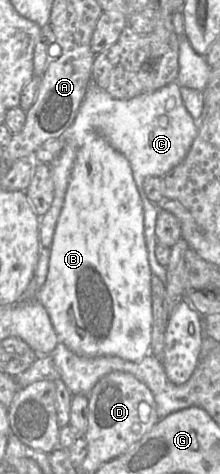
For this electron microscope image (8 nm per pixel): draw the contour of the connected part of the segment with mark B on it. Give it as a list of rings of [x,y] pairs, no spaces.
[[[100,134],[90,136],[78,149],[64,197],[64,203],[59,214],[54,239],[51,246],[48,273],[42,288],[36,294],[35,300],[46,309],[59,343],[63,343],[78,355],[97,357],[112,355],[124,360],[138,362],[150,352],[152,337],[152,272],[148,261],[148,252],[144,236],[144,213],[141,192],[135,182],[133,172],[127,158],[114,149]]]

